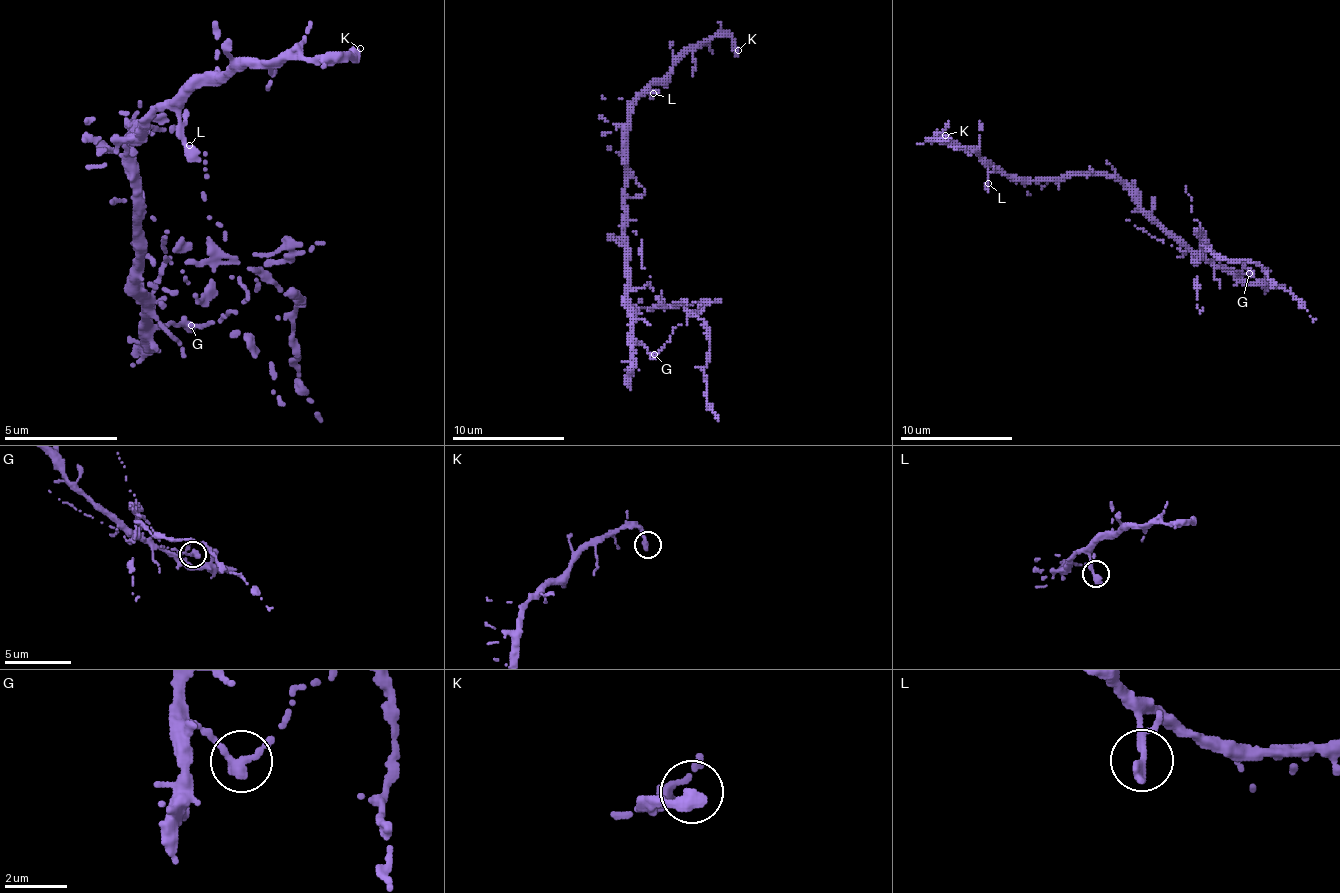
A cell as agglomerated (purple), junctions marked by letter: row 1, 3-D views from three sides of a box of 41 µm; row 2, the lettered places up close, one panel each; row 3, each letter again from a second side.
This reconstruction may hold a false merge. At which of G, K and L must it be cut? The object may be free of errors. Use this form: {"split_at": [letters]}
{"split_at": ["G"]}

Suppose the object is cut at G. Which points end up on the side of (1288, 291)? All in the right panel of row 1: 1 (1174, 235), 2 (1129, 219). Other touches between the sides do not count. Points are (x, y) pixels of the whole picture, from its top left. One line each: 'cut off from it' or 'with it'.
1: cut off from it
2: with it

